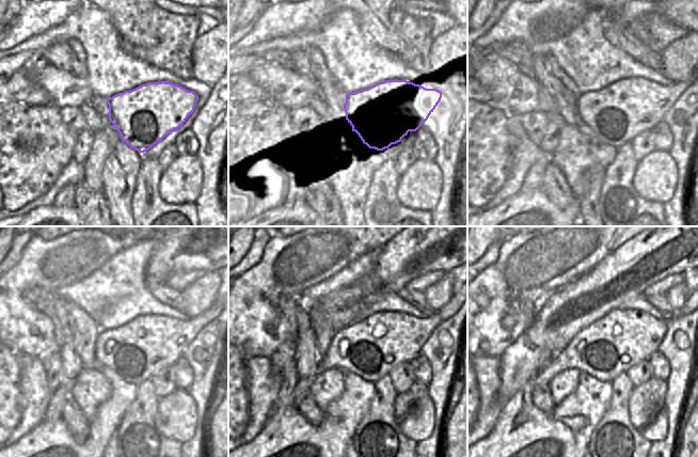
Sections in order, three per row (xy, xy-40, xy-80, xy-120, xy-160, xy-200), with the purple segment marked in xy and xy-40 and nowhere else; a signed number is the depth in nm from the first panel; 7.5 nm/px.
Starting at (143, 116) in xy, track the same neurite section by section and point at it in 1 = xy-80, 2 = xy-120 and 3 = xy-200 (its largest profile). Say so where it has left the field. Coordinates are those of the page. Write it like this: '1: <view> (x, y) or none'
1: xy-80 (617, 113)
2: xy-120 (138, 350)
3: xy-200 (623, 337)

